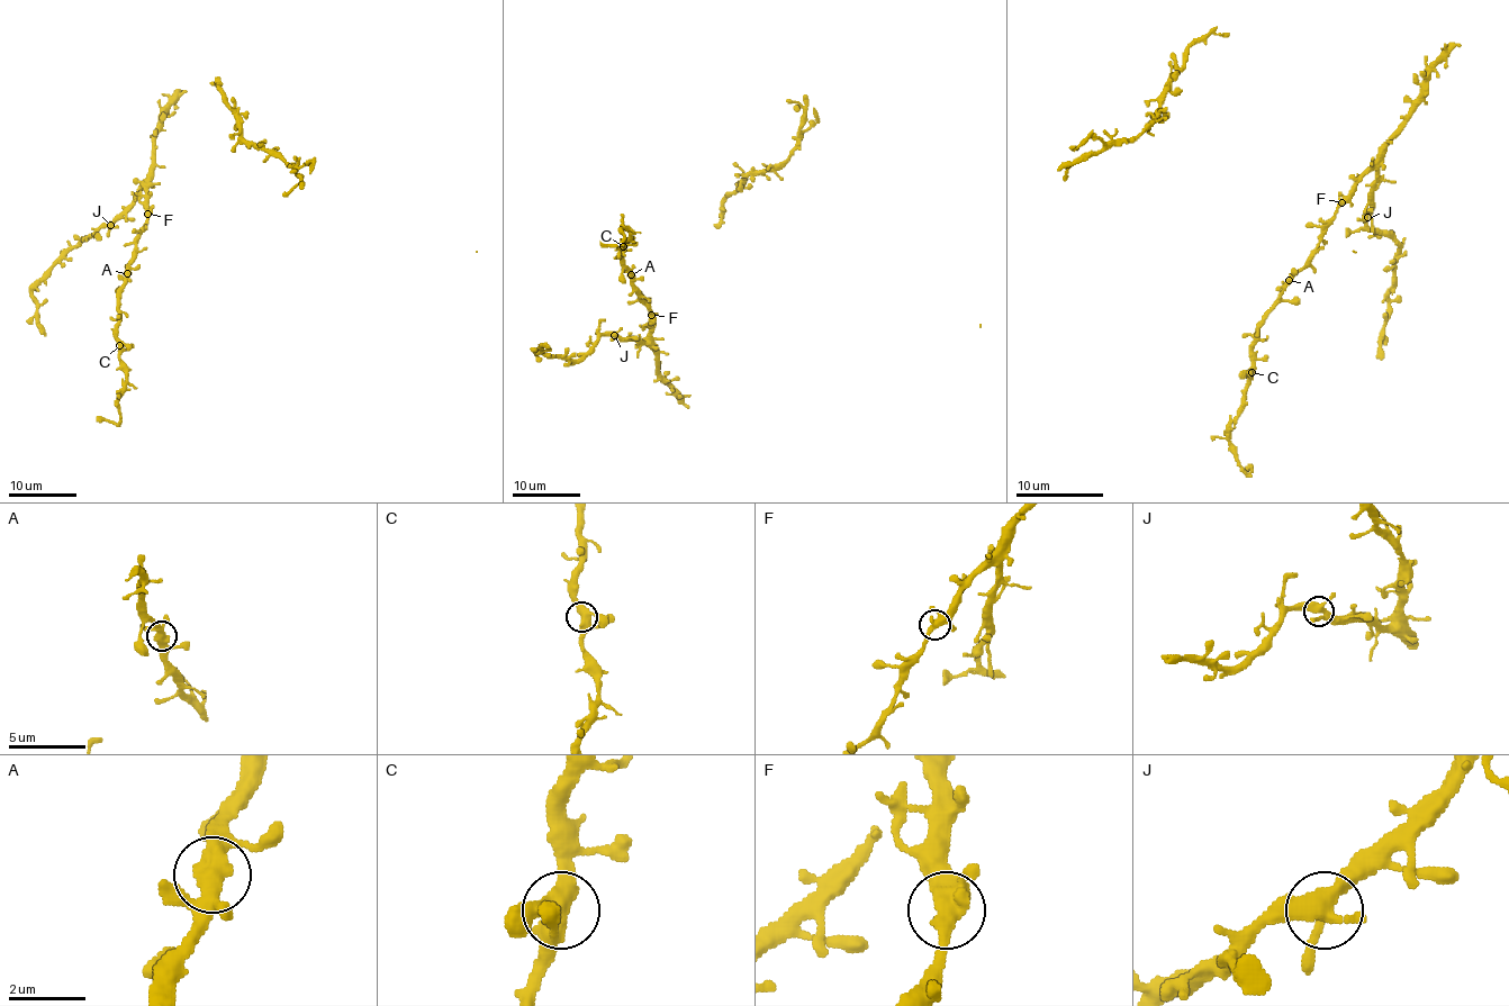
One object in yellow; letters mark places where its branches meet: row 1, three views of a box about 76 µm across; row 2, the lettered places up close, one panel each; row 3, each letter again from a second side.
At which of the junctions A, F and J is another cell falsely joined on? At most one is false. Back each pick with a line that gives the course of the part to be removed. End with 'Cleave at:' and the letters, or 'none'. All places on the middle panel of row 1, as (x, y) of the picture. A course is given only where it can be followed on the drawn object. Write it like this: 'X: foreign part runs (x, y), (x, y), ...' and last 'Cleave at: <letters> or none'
Cleave at: none

